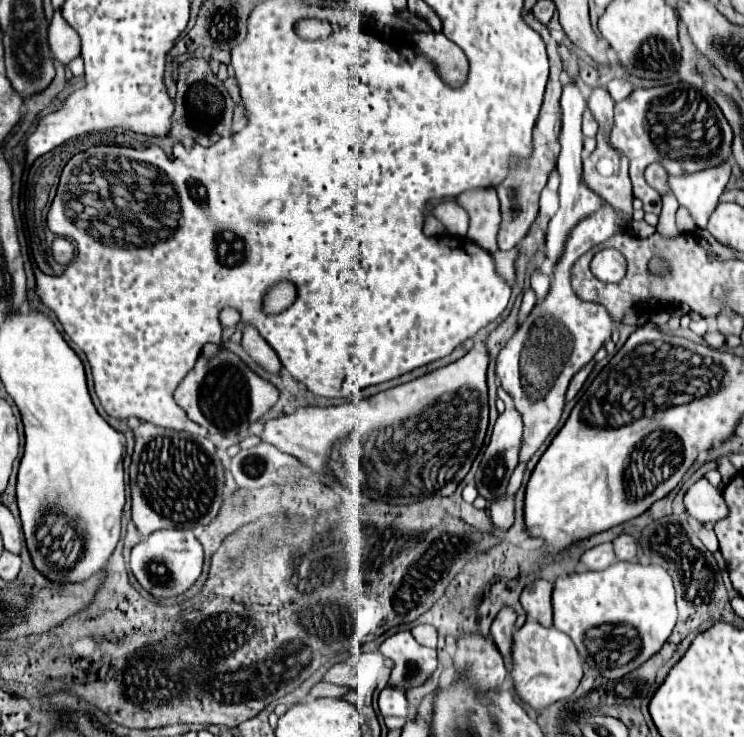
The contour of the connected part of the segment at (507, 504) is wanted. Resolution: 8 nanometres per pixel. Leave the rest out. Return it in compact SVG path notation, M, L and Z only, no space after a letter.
M500 495L488 505L492 523L500 529L506 531L514 523L514 495Z

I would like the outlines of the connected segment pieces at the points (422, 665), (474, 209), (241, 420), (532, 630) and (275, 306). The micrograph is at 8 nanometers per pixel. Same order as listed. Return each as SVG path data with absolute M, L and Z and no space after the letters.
M400 631L380 645L380 653L394 661L390 683L402 689L420 685L438 665L436 649L422 647L410 631Z
M494 189L464 191L456 197L456 203L468 211L472 241L496 241L500 225L500 205Z
M220 347L214 357L200 357L194 369L182 379L174 393L176 403L188 413L188 417L206 427L210 433L222 433L226 437L246 431L278 401L278 389L258 377L236 353Z
M528 619L512 633L512 669L510 679L516 697L534 711L546 709L554 701L570 697L582 679L582 659L570 637L554 627L542 627Z
M282 281L270 287L270 291L266 293L264 299L264 313L270 315L278 315L282 311L286 311L286 307L290 307L296 301L296 287L290 281Z

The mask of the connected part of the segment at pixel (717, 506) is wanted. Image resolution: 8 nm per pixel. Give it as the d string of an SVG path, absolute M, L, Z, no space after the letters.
M704 477L686 491L684 505L686 511L700 523L716 523L728 515L728 505L722 493Z

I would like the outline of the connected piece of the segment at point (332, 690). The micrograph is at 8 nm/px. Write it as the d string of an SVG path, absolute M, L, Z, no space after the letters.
M320 681L320 683L316 683L312 689L310 689L310 697L312 699L316 699L316 697L344 697L348 693L348 689L346 687L338 687L338 685L330 685L330 683L326 683L326 681Z

